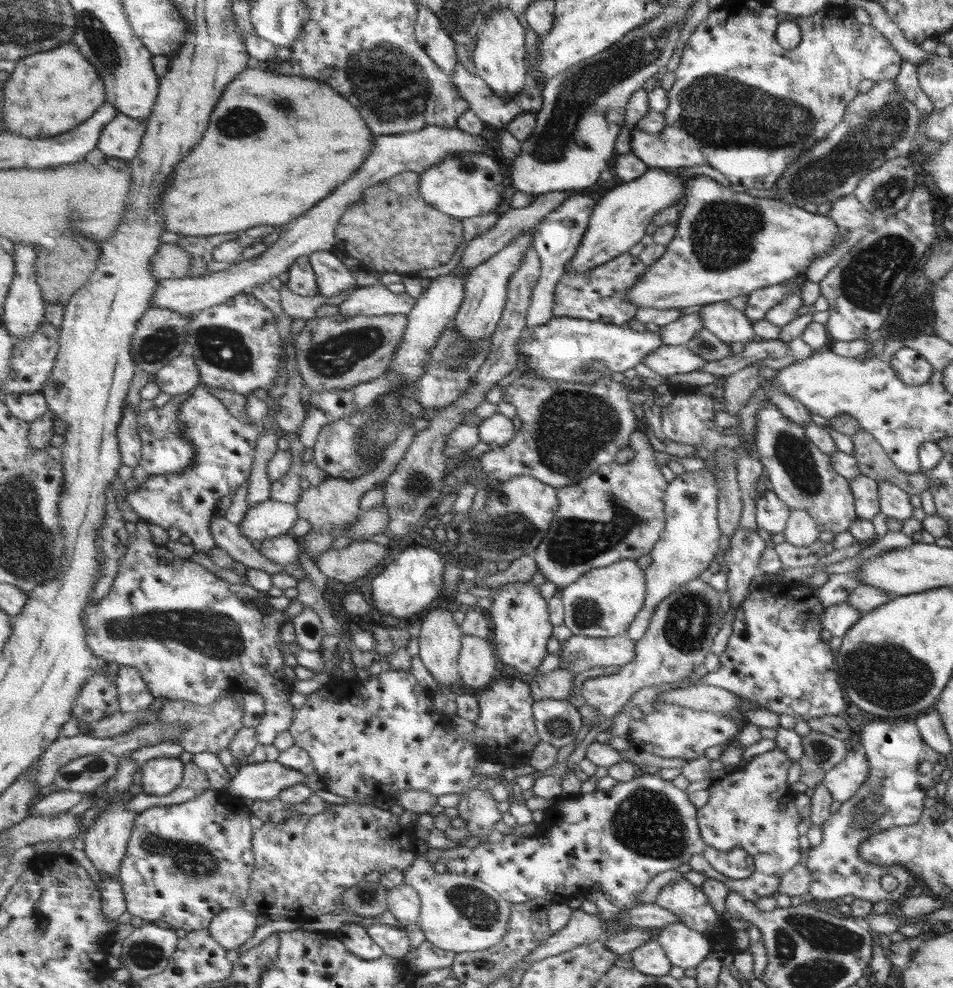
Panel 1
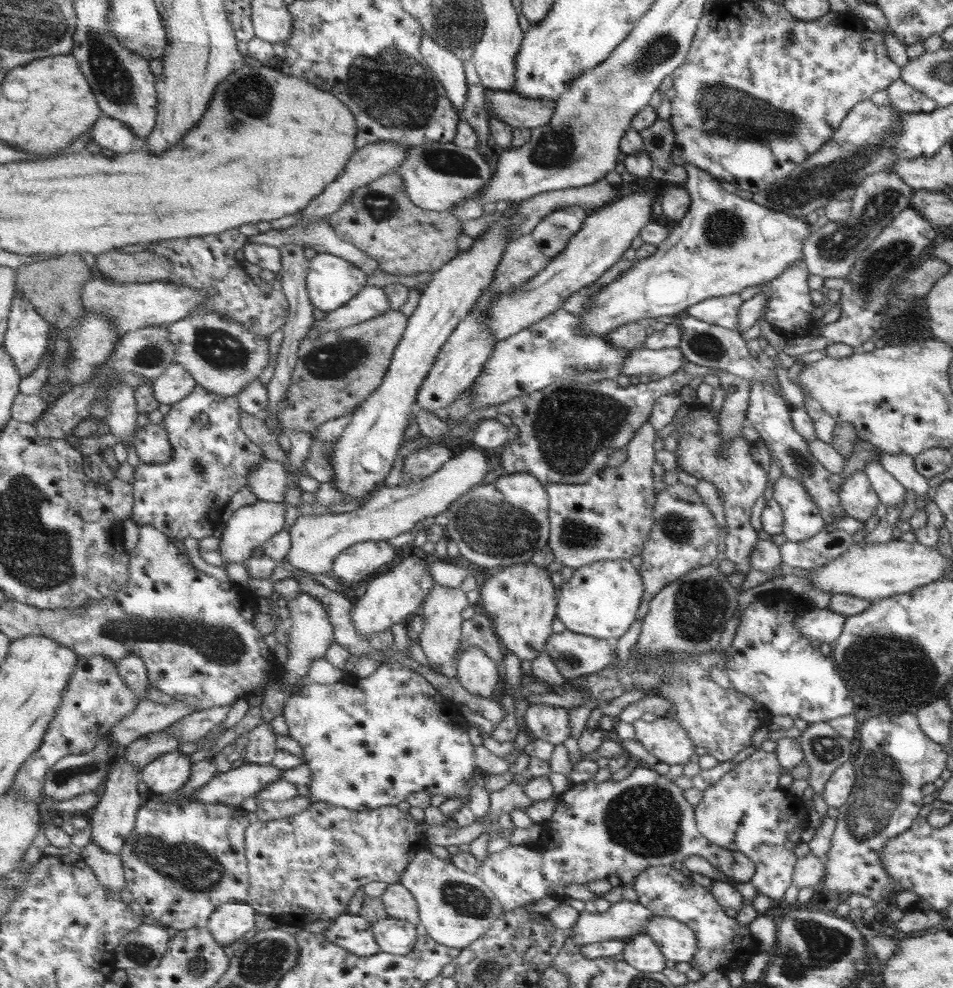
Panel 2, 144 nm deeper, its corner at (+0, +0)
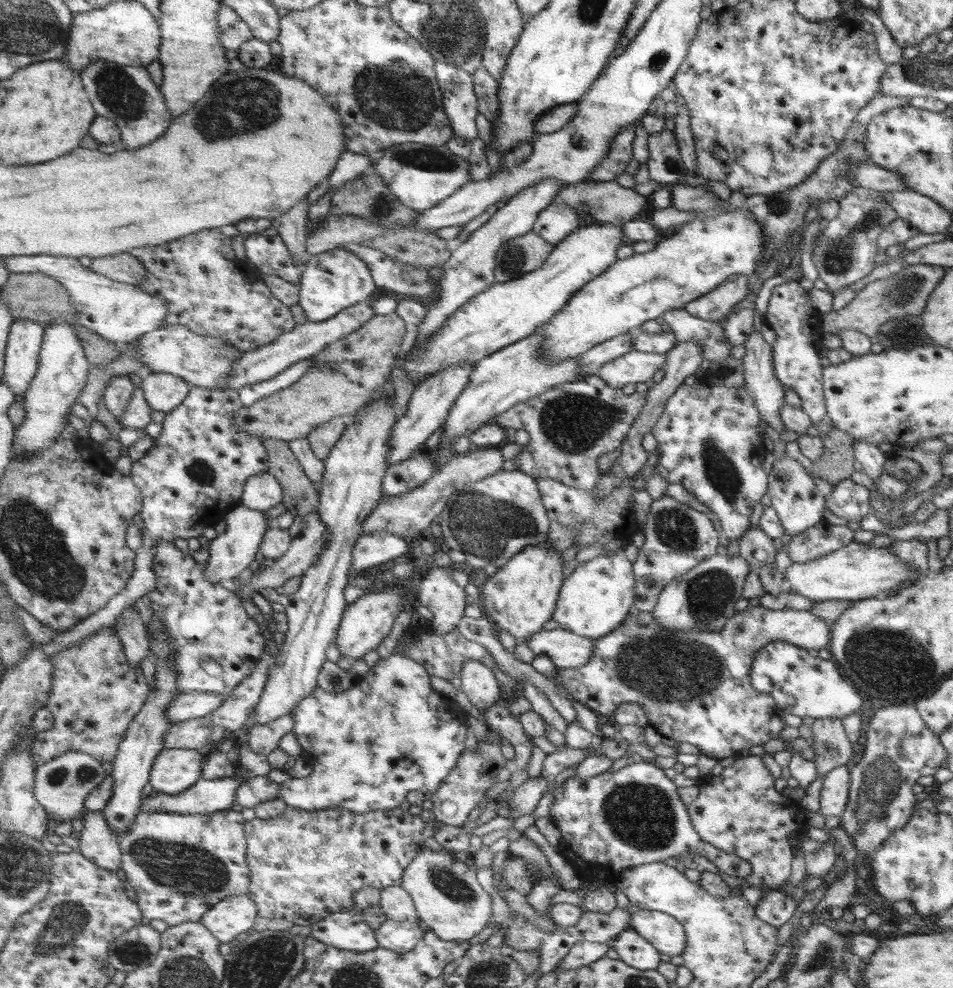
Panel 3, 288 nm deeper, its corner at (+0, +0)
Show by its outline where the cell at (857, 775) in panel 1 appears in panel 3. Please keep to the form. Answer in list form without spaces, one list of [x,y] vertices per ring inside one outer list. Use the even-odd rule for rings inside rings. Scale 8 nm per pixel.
[[[845,766],[833,768],[821,782],[821,816],[841,816],[849,794],[849,772]]]

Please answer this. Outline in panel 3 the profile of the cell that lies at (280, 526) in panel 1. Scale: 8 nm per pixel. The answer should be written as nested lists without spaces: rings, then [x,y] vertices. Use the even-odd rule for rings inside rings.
[[[239,504],[237,508],[233,508],[227,514],[227,520],[223,524],[225,528],[219,532],[219,536],[215,540],[211,540],[211,560],[205,570],[205,578],[213,584],[221,582],[221,580],[233,580],[237,578],[245,568],[249,568],[249,564],[255,560],[257,552],[261,552],[261,544],[267,536],[267,532],[275,526],[275,520],[271,520],[271,516],[267,516],[267,512],[257,512],[249,506]]]

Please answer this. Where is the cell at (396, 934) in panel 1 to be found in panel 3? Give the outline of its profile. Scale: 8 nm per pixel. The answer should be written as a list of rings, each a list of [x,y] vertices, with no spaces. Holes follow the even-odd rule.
[[[387,918],[387,922],[381,924],[377,930],[377,940],[381,948],[395,950],[399,954],[407,954],[415,950],[423,942],[425,934],[415,922],[397,922]]]

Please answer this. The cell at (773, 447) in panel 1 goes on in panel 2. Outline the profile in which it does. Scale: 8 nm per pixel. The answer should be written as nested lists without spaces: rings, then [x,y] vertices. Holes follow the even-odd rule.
[[[751,382],[751,384],[753,386],[751,386],[751,394],[749,394],[747,424],[751,424],[751,428],[759,434],[759,440],[765,444],[771,462],[779,464],[781,478],[791,478],[791,480],[799,482],[803,486],[805,494],[815,502],[815,510],[817,510],[819,518],[823,520],[825,528],[833,528],[835,522],[839,522],[841,518],[847,516],[843,512],[841,498],[839,498],[845,478],[831,474],[829,470],[825,470],[825,466],[821,466],[813,458],[813,454],[809,452],[809,442],[791,424],[791,410],[787,408],[785,400],[769,386],[761,386],[757,382]]]

